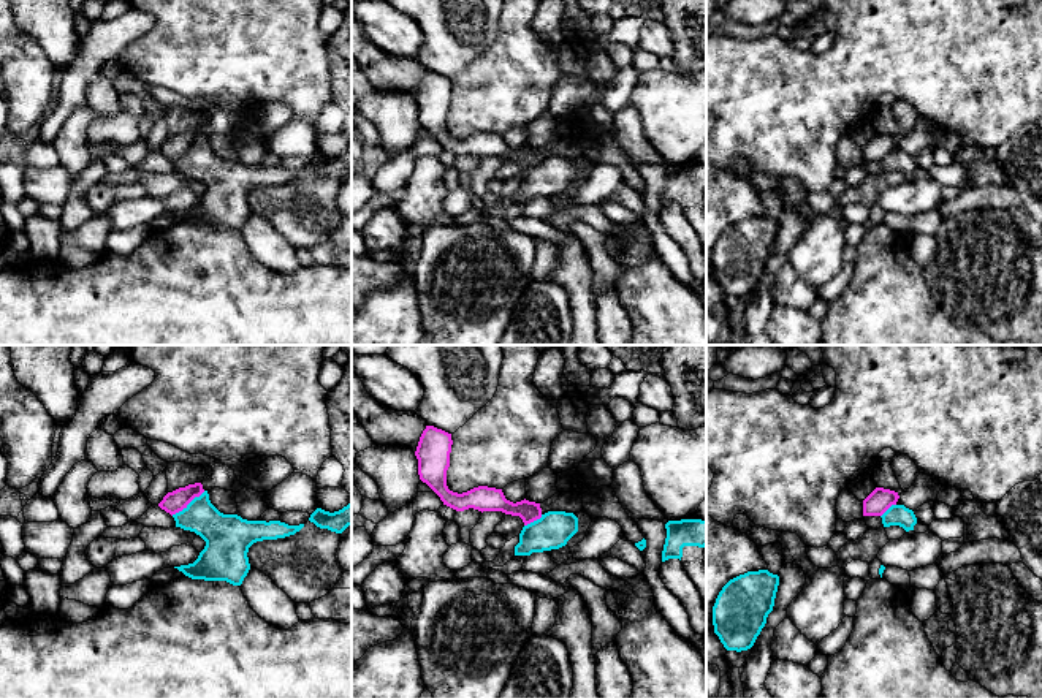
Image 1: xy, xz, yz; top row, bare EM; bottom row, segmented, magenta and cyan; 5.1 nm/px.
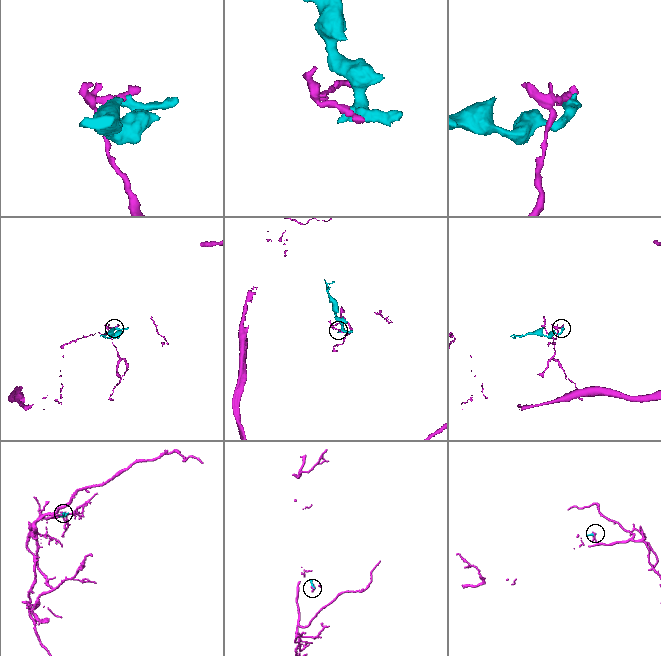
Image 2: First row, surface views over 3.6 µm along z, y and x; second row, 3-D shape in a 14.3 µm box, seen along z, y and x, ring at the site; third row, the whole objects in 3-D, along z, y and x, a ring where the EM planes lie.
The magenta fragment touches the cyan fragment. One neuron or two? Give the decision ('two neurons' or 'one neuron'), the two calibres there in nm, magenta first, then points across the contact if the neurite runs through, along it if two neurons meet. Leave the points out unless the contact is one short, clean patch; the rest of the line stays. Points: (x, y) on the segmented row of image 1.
two neurons; calibres 110 and 220 nm; border xy (205, 491), (171, 515)

